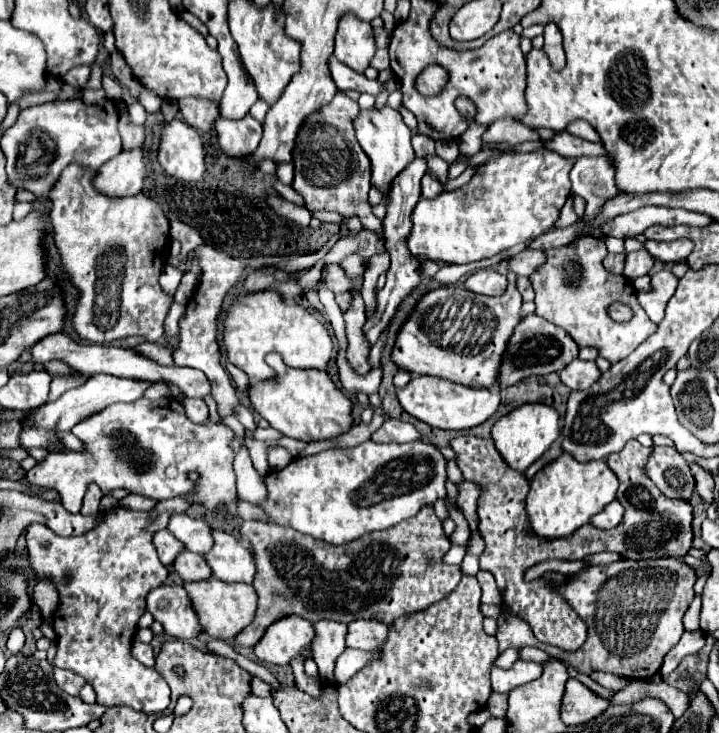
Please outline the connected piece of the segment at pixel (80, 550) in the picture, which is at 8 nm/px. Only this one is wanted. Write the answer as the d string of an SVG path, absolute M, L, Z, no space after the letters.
M116 506L100 512L100 522L92 530L88 530L88 534L76 538L62 538L54 534L46 524L36 522L32 524L32 538L28 544L30 570L34 572L36 580L50 578L60 594L58 608L52 616L52 628L58 638L58 652L52 664L86 678L88 684L92 684L102 706L132 706L148 714L160 714L170 704L170 688L164 678L156 670L140 664L130 654L132 640L138 630L138 620L146 612L146 594L150 594L156 586L162 586L168 576L168 570L158 560L156 548L152 544L154 534L146 532L146 528L156 518L158 512L154 510L140 512Z

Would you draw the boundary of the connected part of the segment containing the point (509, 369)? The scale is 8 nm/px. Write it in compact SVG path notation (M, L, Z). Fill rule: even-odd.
M528 314L526 318L522 318L522 322L518 324L518 328L510 338L498 382L502 388L506 388L528 376L544 376L550 372L560 372L576 358L578 358L578 344L572 340L572 336L566 330L550 324L548 320L536 314Z

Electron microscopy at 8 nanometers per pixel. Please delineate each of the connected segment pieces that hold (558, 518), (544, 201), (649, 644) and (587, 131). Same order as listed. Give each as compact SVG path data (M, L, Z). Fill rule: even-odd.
M562 454L558 460L544 466L530 482L526 497L528 522L540 538L566 538L604 510L604 506L616 498L616 490L618 478L604 460L580 464L570 454Z
M546 148L532 150L528 154L496 154L488 162L476 166L476 174L462 188L440 194L430 200L420 200L412 210L412 238L410 248L414 254L424 254L432 260L444 260L452 264L468 264L484 258L492 258L494 254L508 250L520 242L534 240L542 234L554 230L554 224L560 216L560 210L571 193L570 170L574 166L574 158L564 158Z
M674 558L622 560L608 566L588 566L560 586L564 598L588 626L588 638L580 650L566 652L554 646L542 646L530 626L510 612L500 614L496 640L502 652L506 648L542 648L552 658L566 660L584 674L604 670L636 680L650 678L660 672L666 652L678 644L684 632L682 616L694 598L694 582L694 568Z
M574 120L574 122L570 122L570 124L568 124L568 132L574 134L574 136L580 136L580 138L584 138L584 140L602 144L598 132L596 132L588 122L584 122L584 120Z

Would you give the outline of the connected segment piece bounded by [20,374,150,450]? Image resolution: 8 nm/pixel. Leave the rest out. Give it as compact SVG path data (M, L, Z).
M94 374L82 386L64 392L56 402L44 404L40 410L34 410L28 418L24 418L20 446L22 448L42 446L46 450L50 440L58 440L54 430L72 430L74 424L78 424L80 420L84 420L90 414L100 412L104 406L108 406L112 402L134 402L134 400L142 398L148 388L150 388L150 384L144 380L128 380L128 378L108 376L108 374Z

